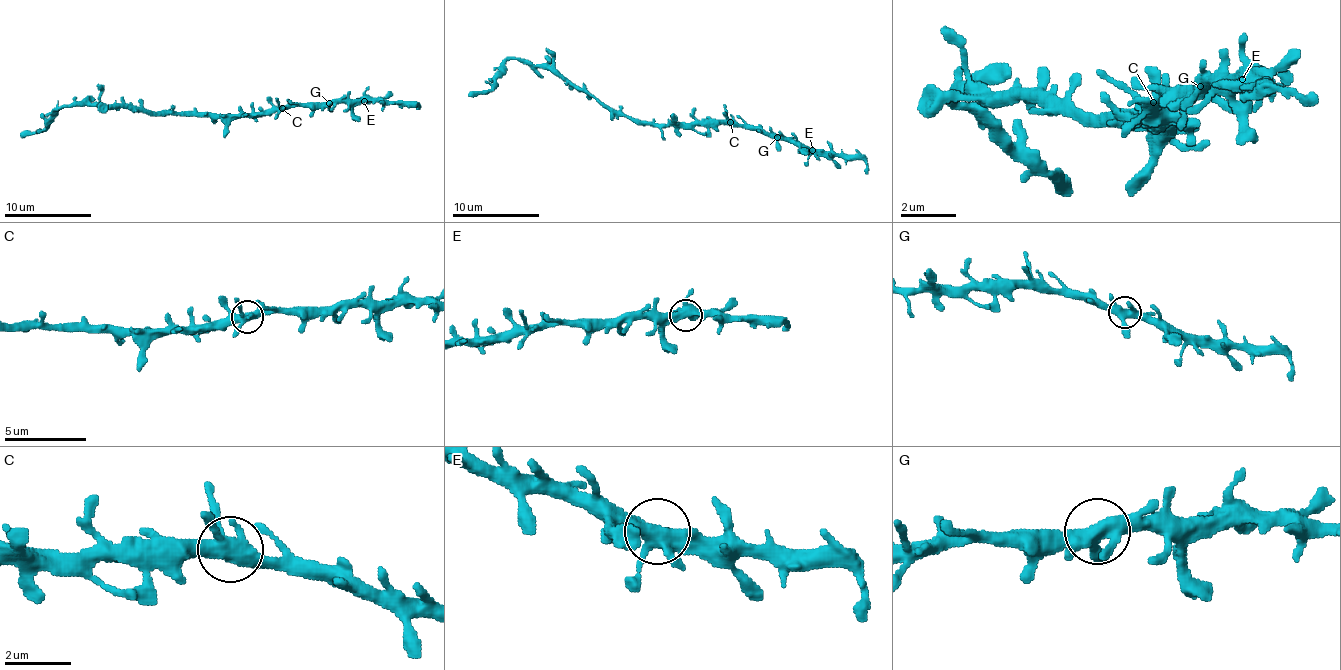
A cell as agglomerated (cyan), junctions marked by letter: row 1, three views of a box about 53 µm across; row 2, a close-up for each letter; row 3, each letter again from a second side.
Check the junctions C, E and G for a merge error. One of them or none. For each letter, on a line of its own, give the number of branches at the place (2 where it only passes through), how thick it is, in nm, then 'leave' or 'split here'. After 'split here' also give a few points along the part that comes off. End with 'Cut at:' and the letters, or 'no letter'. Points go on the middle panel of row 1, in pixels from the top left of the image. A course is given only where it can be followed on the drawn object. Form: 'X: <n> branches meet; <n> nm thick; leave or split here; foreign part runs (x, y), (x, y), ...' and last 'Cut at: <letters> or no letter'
C: 5 branches meet; 420 nm thick; leave
E: 5 branches meet; 440 nm thick; leave
G: 5 branches meet; 420 nm thick; leave
Cut at: no letter

